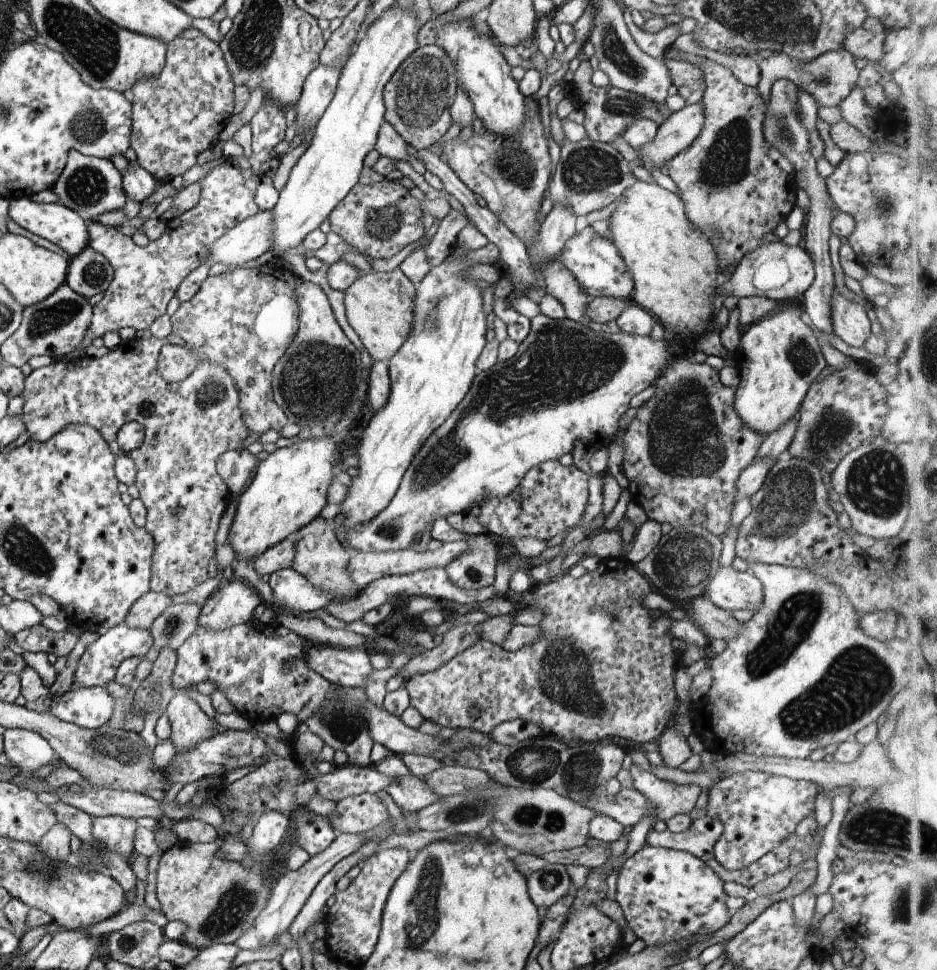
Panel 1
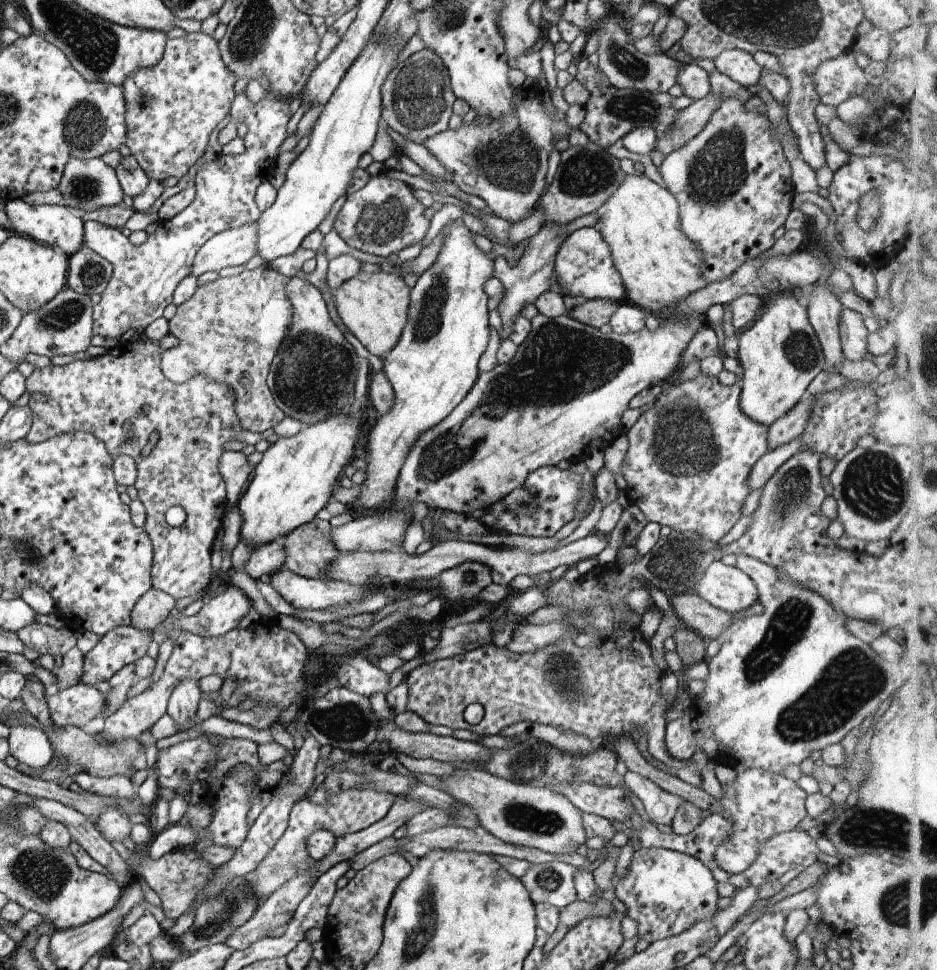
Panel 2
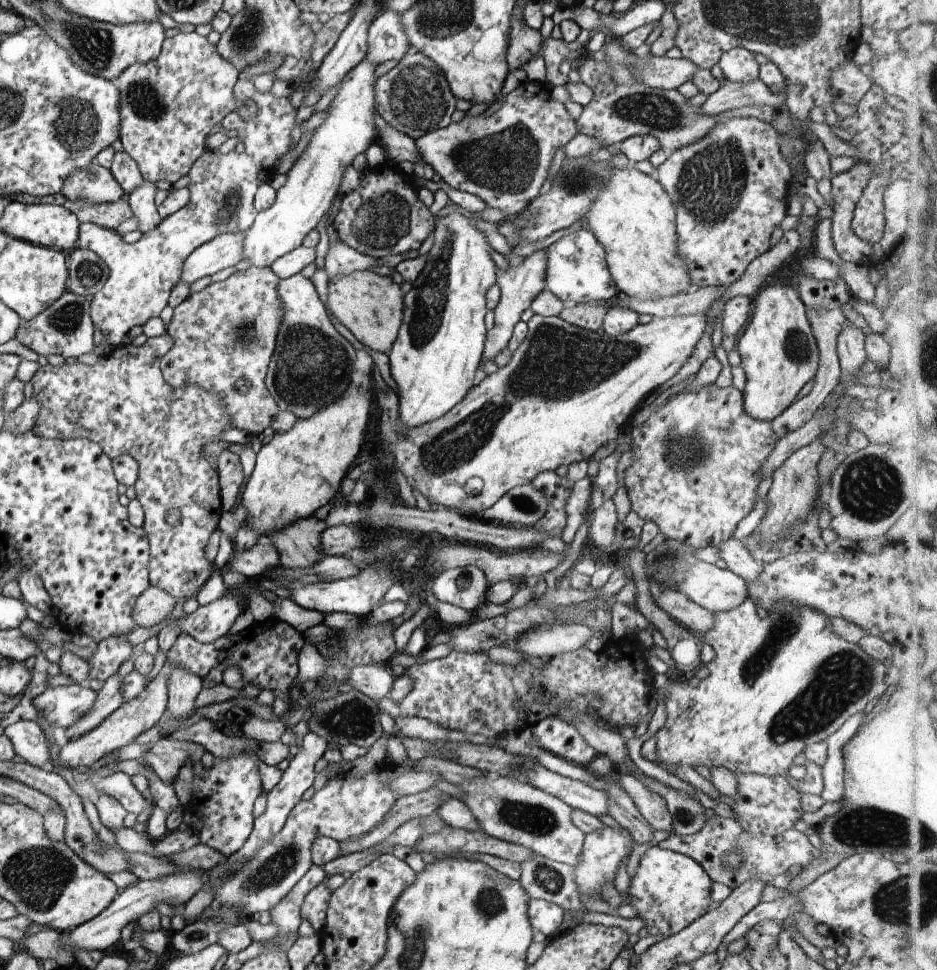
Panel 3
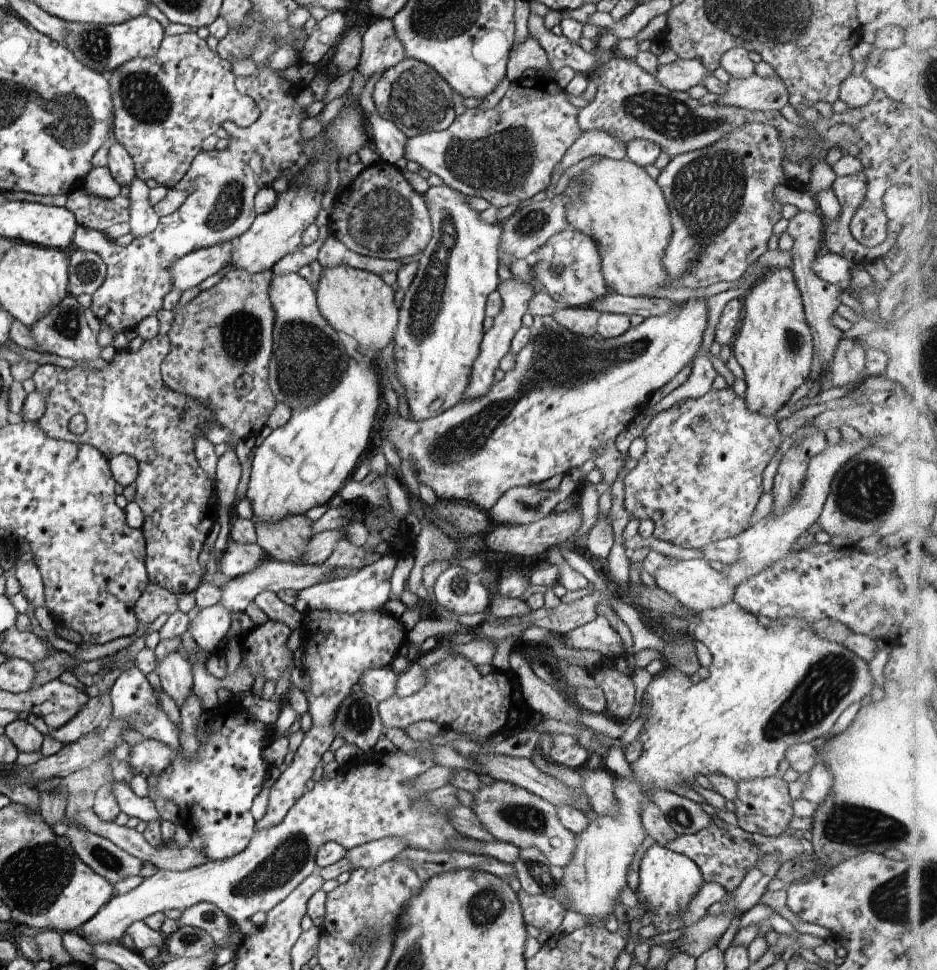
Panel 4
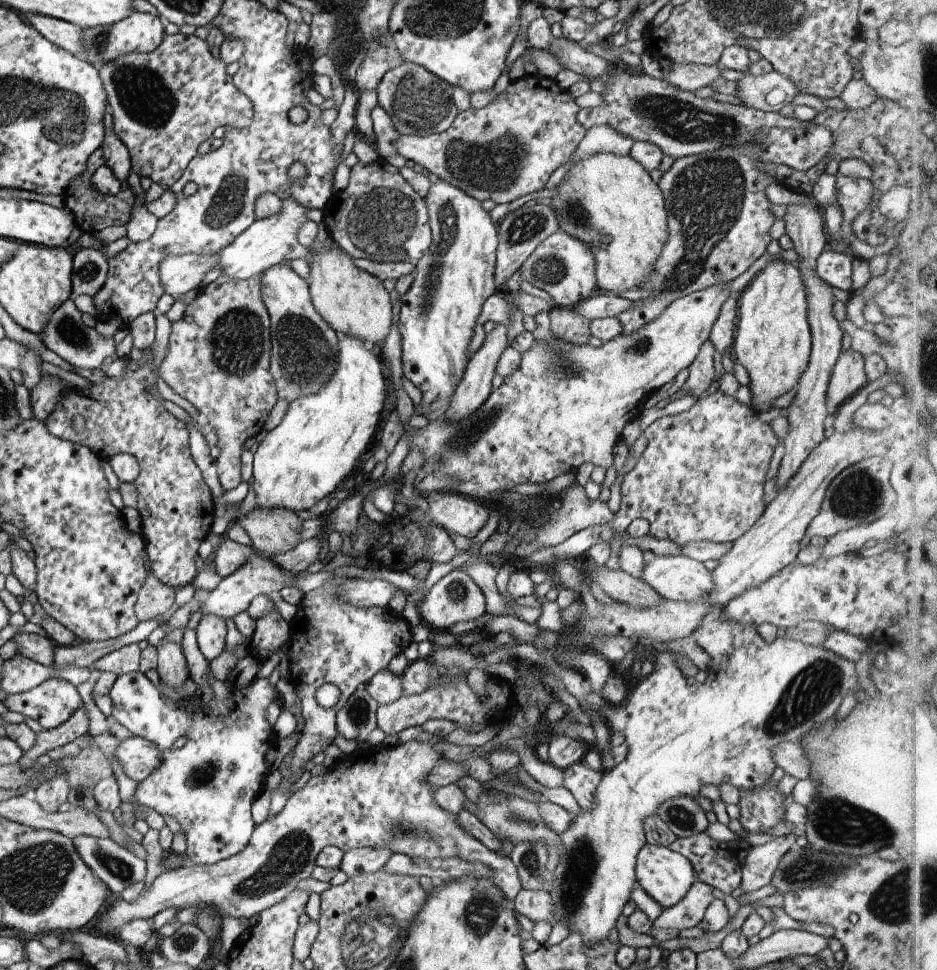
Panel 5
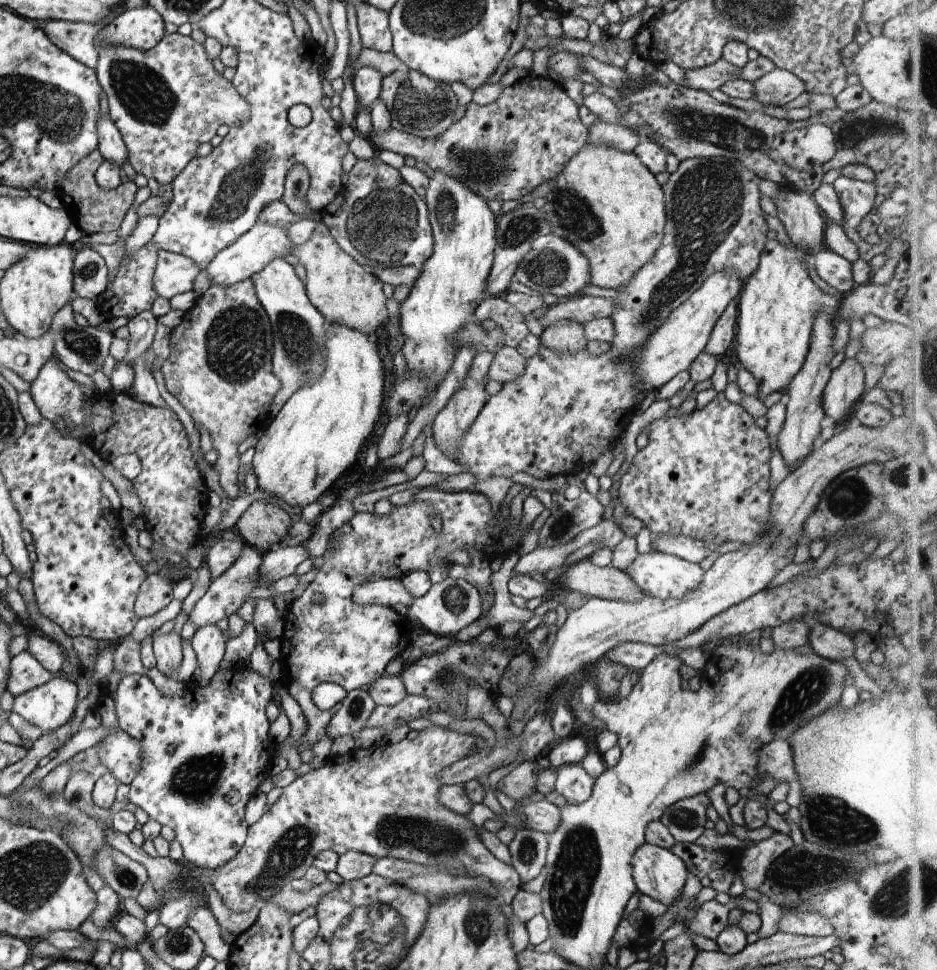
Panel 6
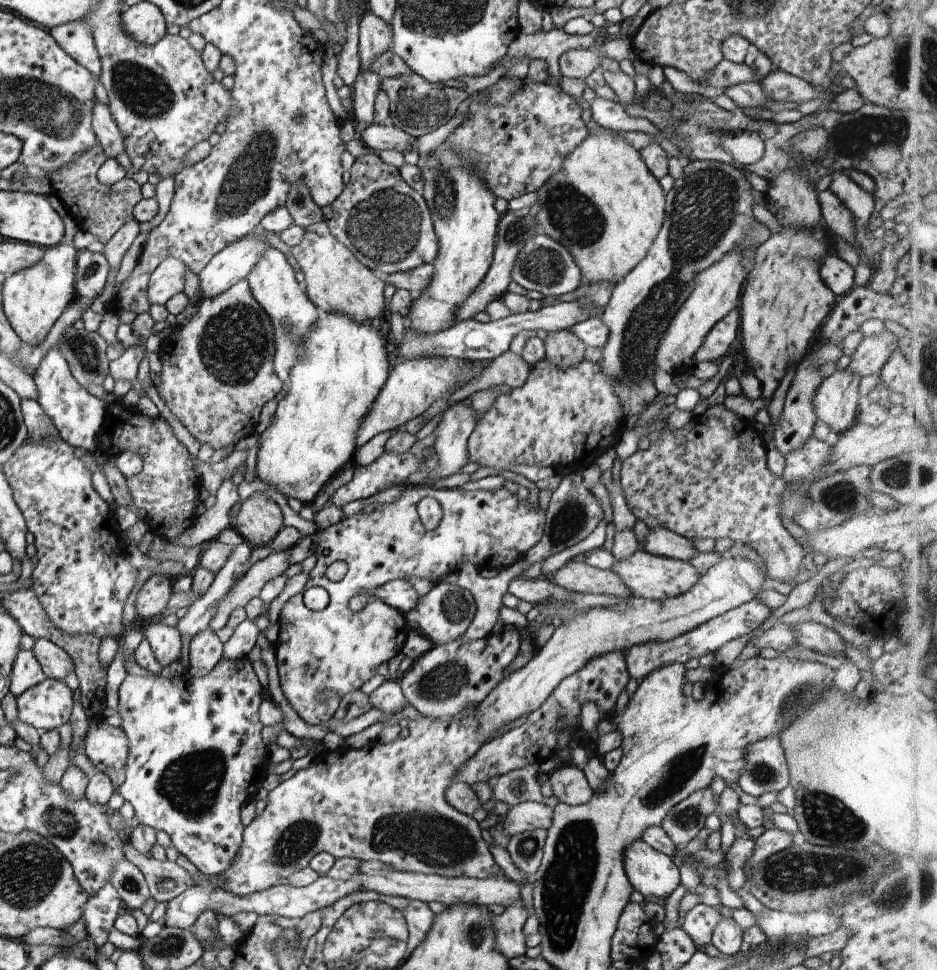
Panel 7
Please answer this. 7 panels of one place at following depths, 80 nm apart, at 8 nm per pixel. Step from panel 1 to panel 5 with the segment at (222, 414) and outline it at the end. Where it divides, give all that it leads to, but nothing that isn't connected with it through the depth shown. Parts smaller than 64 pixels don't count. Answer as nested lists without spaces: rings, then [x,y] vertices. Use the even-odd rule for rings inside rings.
[[[148,348],[145,363],[139,365],[129,357],[125,361],[125,373],[122,378],[105,376],[102,382],[89,383],[85,389],[79,389],[66,382],[68,392],[60,397],[54,410],[43,420],[52,436],[67,441],[75,441],[81,445],[89,445],[100,460],[109,460],[120,453],[135,456],[140,472],[133,482],[138,491],[137,509],[142,517],[142,537],[150,562],[150,570],[160,582],[171,586],[174,590],[190,585],[198,570],[196,556],[198,548],[210,533],[214,515],[214,501],[210,489],[206,485],[200,469],[192,455],[188,443],[188,426],[166,410],[158,398],[150,395],[149,390],[158,392],[155,383],[158,380],[157,372],[152,366],[155,361],[155,352]],[[74,416],[82,416],[87,421],[87,428],[79,434],[72,428]]]

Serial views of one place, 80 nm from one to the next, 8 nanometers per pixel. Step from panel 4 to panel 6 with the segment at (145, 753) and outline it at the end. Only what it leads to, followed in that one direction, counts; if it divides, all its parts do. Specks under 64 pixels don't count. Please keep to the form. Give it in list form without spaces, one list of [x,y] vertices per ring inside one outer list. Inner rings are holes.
[[[120,730],[116,734],[108,735],[96,745],[100,748],[99,758],[112,770],[118,783],[130,785],[143,763],[140,740]]]

